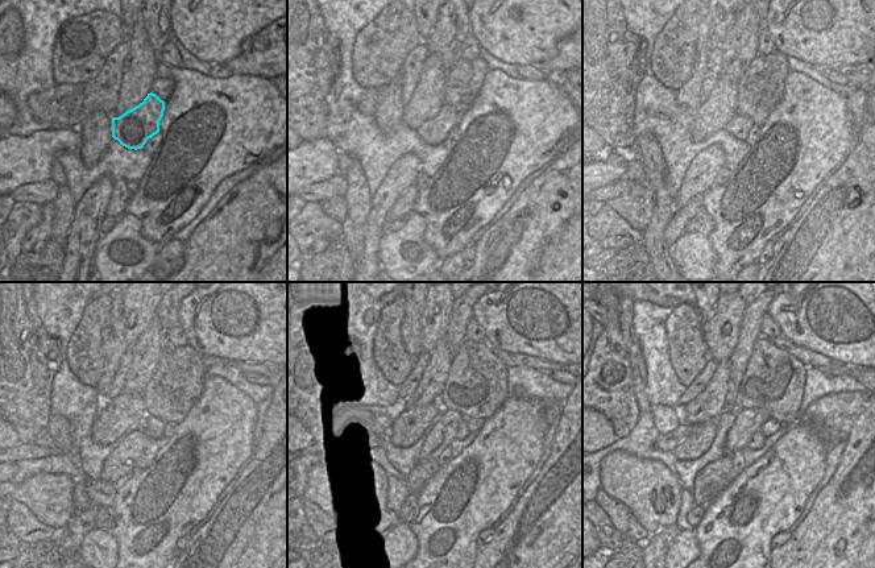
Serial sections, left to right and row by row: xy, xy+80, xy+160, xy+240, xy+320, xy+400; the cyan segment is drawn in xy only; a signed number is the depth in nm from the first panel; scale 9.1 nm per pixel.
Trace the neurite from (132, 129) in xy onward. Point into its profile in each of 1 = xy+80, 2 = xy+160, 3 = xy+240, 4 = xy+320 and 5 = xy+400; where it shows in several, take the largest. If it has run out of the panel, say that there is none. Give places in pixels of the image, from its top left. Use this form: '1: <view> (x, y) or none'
1: xy+80 (434, 131)
2: xy+160 (739, 125)
3: xy+240 (154, 427)
4: xy+320 (463, 431)
5: xy+400 (758, 439)

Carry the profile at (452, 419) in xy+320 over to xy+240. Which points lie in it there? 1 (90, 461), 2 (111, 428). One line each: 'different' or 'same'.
1: different
2: different

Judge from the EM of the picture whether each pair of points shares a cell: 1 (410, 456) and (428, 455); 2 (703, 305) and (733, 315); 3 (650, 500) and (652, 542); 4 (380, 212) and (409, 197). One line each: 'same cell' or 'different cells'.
1: different cells
2: different cells
3: different cells
4: different cells

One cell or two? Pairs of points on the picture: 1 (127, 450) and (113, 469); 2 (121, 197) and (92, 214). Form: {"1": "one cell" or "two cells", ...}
{"1": "one cell", "2": "two cells"}

